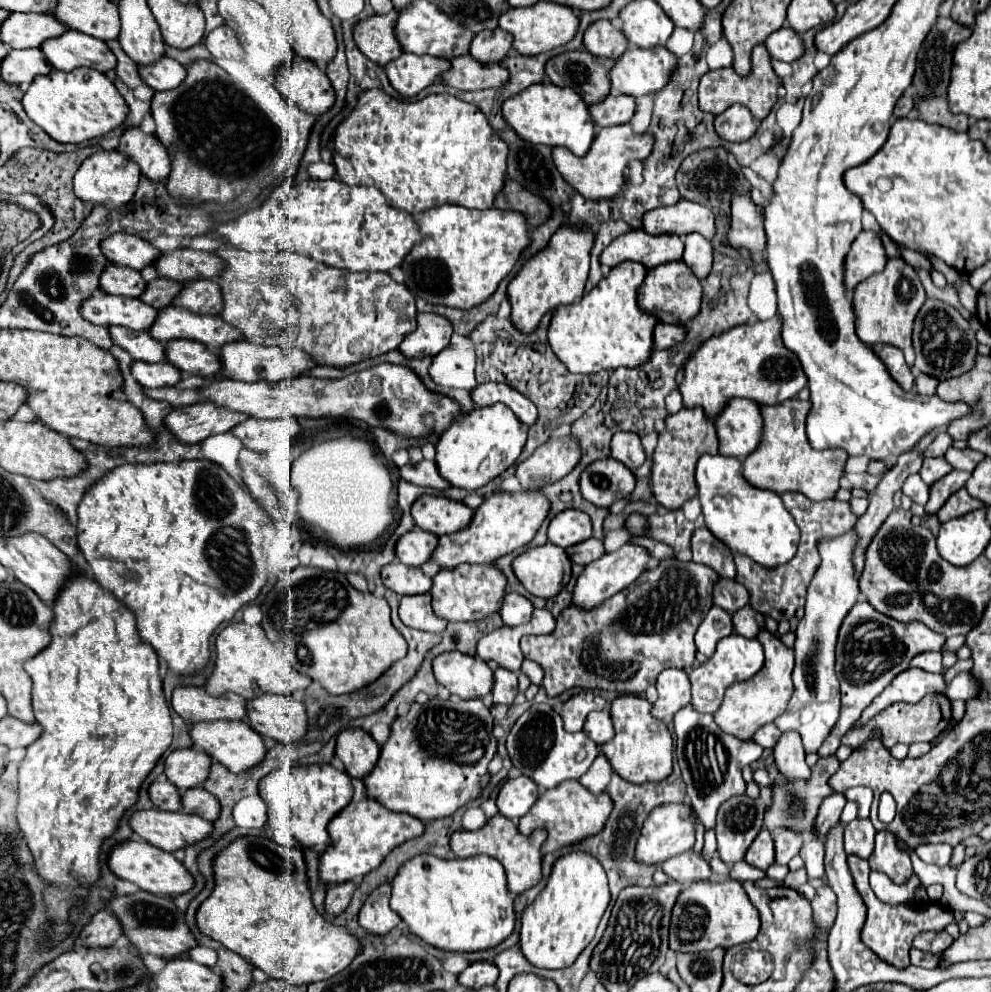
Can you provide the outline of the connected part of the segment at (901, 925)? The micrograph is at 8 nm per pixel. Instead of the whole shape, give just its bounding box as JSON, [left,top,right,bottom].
[849,856,963,970]

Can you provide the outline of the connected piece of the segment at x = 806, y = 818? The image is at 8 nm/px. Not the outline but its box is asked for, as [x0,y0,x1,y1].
[765,754,841,834]

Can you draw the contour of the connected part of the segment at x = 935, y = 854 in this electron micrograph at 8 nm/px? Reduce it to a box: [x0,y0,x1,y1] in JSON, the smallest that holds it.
[915,844,951,866]

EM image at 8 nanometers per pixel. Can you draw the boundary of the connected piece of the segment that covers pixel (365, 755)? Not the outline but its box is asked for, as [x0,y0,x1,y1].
[335,728,379,778]

